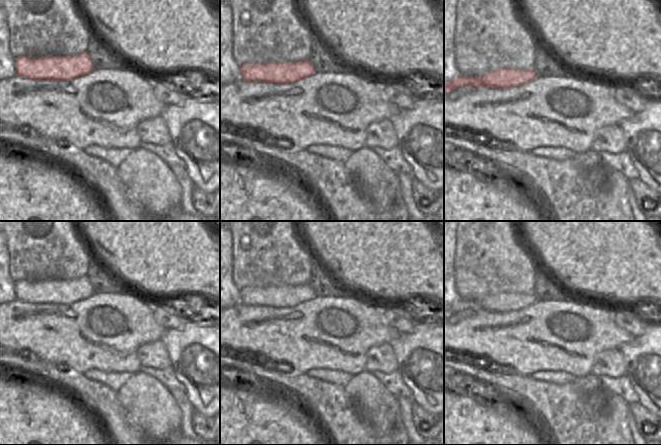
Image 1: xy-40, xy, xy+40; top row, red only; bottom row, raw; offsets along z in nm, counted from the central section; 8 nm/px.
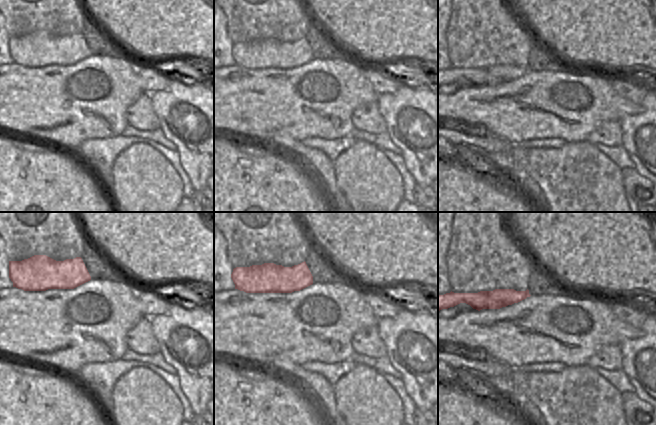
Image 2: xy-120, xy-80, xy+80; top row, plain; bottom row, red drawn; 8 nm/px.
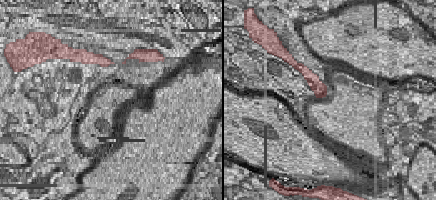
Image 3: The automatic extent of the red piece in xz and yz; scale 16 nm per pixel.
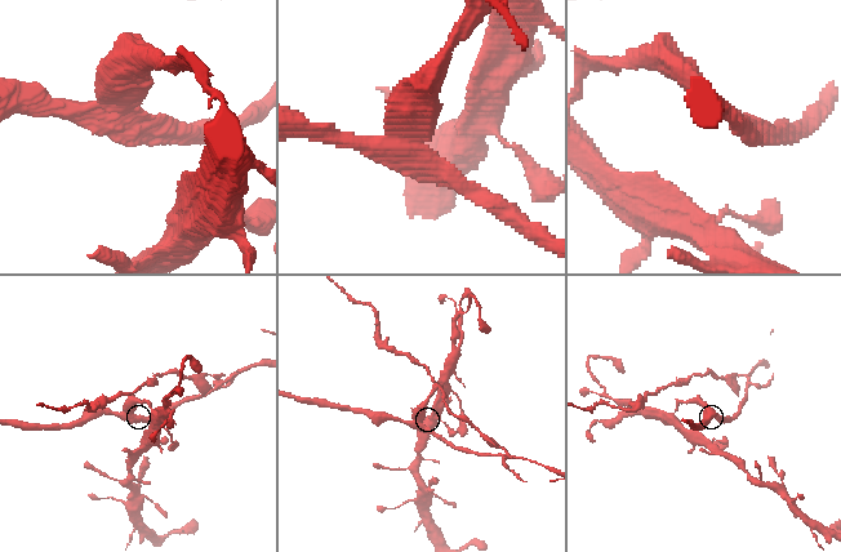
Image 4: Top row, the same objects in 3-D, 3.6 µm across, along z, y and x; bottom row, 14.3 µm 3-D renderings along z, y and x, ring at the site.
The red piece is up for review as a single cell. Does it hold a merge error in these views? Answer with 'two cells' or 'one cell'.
two cells

